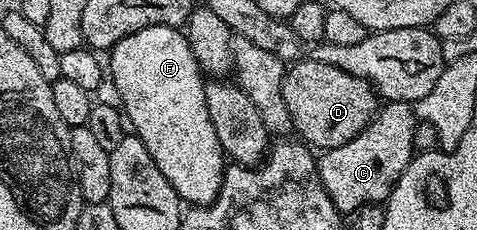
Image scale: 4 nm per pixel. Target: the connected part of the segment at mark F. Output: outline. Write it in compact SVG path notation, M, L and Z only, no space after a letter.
M150 26L125 36L109 51L109 82L119 93L126 121L165 172L180 199L191 206L213 201L223 183L225 155L213 132L205 104L205 78L187 43L187 35L173 26Z

